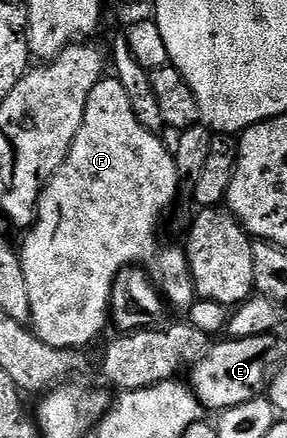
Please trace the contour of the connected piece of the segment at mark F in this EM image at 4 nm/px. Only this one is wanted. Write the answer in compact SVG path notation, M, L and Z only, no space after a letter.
M105 78L96 83L96 88L90 90L90 98L86 102L86 114L84 124L78 130L62 166L49 178L44 189L40 191L40 201L36 204L36 221L32 227L27 229L24 240L24 248L19 249L20 265L26 278L26 287L30 289L30 314L32 315L30 327L36 336L46 346L55 348L74 348L77 350L87 349L87 344L92 344L104 332L104 327L110 324L110 309L112 307L112 283L116 280L116 275L123 268L143 265L143 260L148 260L147 267L157 288L160 289L165 301L176 308L191 309L197 303L198 297L194 278L190 274L190 262L188 261L187 251L180 248L164 248L161 252L156 252L156 231L160 228L160 219L164 216L164 211L176 200L176 195L180 192L182 181L176 169L176 157L166 145L160 141L161 137L155 132L151 132L146 126L142 126L134 118L134 109L130 106L130 98L126 95L126 90L122 90L122 82L114 78Z

